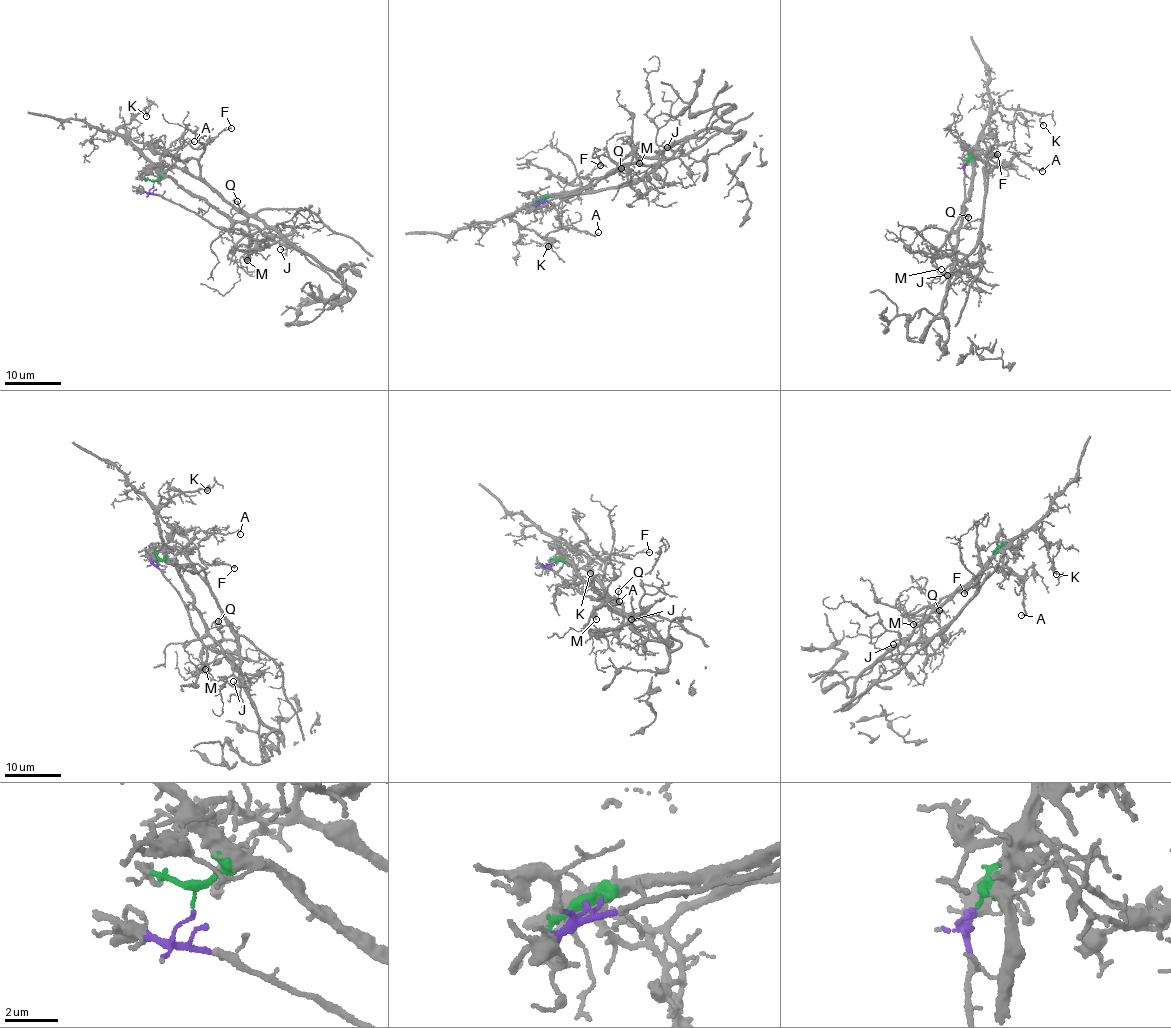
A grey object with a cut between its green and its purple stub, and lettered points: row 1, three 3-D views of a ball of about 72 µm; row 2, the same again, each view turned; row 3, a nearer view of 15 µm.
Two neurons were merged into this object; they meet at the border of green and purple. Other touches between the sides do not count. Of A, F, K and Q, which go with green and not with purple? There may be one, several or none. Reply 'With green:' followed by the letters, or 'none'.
With green: A, K, Q

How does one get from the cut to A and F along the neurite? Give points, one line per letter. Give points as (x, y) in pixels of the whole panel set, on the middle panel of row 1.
A: (540, 200), (543, 198), (557, 212), (559, 225), (563, 228), (586, 230), (595, 236), (598, 232)
F: (541, 199), (585, 189), (624, 164), (654, 168), (620, 186), (563, 200), (559, 195), (600, 165)

